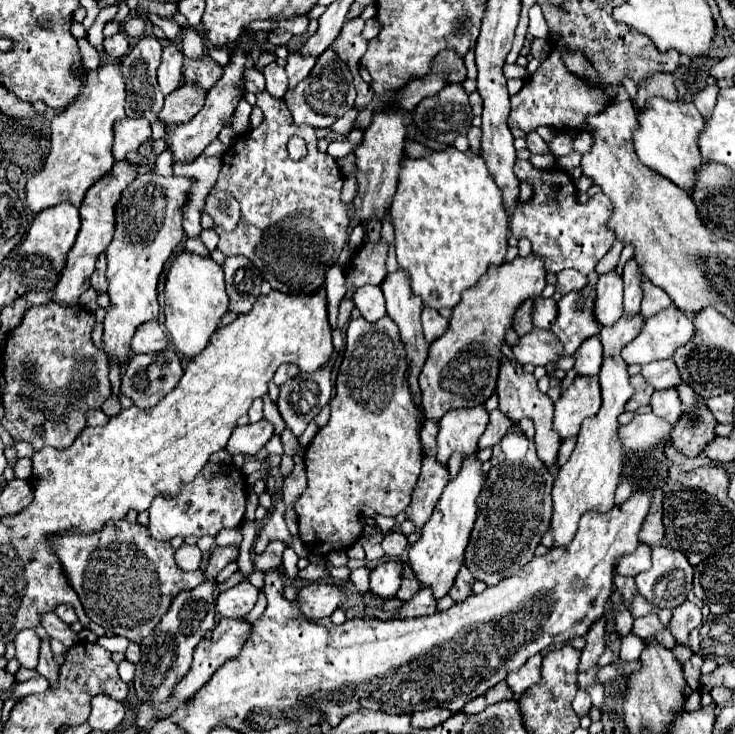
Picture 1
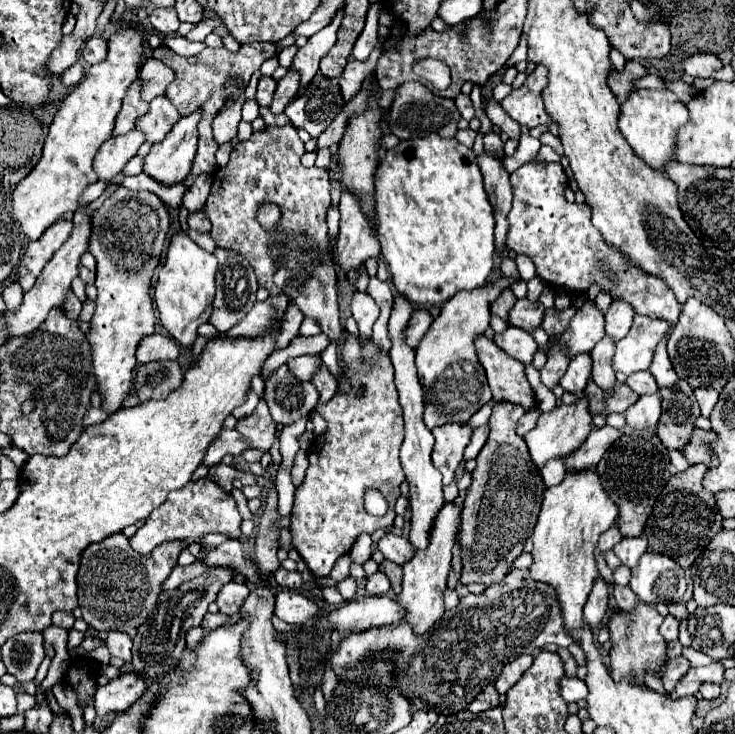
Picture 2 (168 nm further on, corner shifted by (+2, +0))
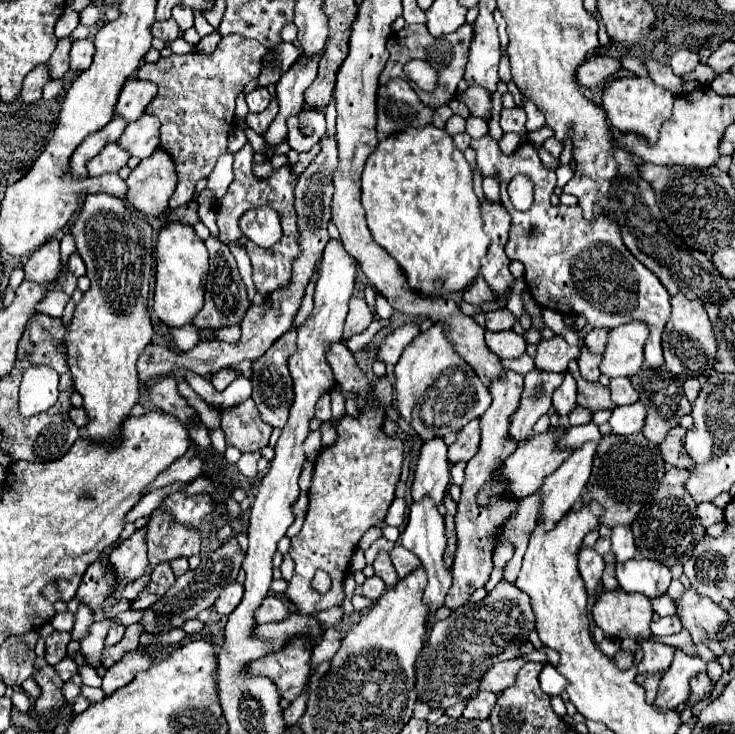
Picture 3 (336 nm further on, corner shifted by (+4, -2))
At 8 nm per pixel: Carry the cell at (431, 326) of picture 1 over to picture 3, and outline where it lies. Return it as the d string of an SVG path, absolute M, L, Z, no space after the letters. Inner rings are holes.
M404 324L400 328L396 328L394 332L390 332L384 338L382 346L374 352L374 360L384 362L386 366L394 366L400 360L404 348L414 340L414 336L418 332L420 332L420 328L416 324Z

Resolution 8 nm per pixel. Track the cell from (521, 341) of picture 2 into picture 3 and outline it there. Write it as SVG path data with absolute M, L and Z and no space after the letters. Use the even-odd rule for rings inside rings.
M486 330L486 344L498 358L518 358L526 352L526 340L518 336L514 330L506 332L488 332Z

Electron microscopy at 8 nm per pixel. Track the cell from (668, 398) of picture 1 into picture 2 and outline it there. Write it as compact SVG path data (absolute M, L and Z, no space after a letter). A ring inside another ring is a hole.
M660 394L640 396L640 400L634 406L630 406L624 414L626 422L634 428L656 426L658 418L662 416L662 396Z

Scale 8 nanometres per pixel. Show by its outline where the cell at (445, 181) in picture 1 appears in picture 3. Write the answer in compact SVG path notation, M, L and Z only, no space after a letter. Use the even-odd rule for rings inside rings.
M429 124L422 128L407 128L396 136L384 138L364 166L362 206L374 242L400 264L412 290L426 296L452 294L470 286L478 276L480 258L486 254L490 238L482 228L480 202L472 190L470 166L445 129Z

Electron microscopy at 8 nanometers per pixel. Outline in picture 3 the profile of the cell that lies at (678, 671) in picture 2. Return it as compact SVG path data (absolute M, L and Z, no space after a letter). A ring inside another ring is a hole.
M638 674L636 676L636 684L640 684L644 690L646 690L646 700L648 700L648 704L652 704L654 702L654 698L656 698L656 692L658 692L658 684L660 684L660 674Z

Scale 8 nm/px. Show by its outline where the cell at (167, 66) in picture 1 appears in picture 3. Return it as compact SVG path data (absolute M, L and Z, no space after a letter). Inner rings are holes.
M136 78L126 80L124 90L120 92L120 100L116 102L116 116L122 116L126 122L138 120L148 102L156 96L156 86L152 82L142 82Z

